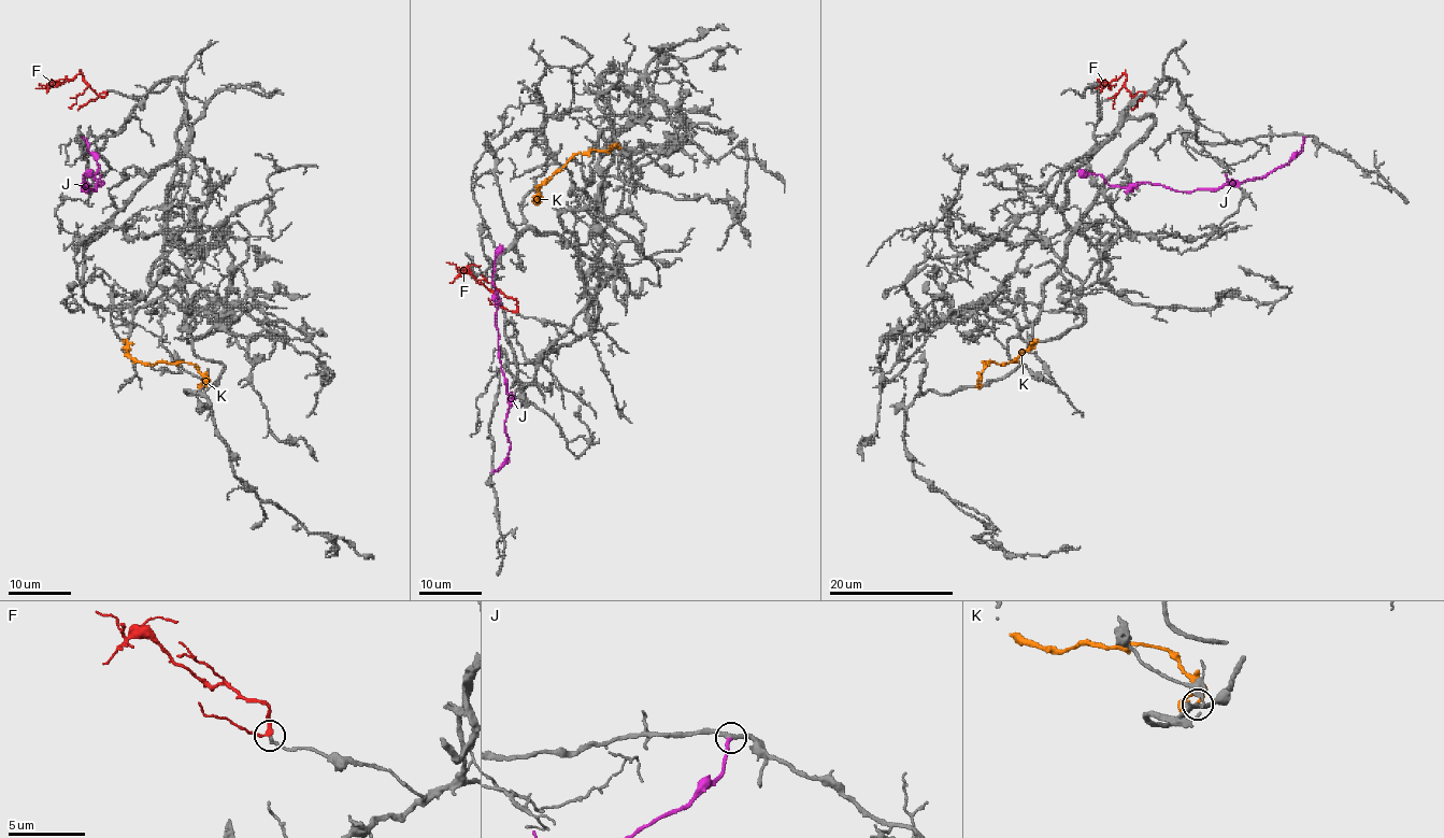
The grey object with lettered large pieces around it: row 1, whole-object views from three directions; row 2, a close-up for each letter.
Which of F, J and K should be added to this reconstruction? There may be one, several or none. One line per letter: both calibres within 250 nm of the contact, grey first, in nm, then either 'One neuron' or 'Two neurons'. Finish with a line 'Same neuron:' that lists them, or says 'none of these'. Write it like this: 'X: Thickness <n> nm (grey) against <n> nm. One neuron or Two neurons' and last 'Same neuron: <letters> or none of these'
F: Thickness 170 nm (grey) against 180 nm. One neuron
J: Thickness 240 nm (grey) against 240 nm. Two neurons
K: Thickness 280 nm (grey) against 260 nm. Two neurons
Same neuron: F

